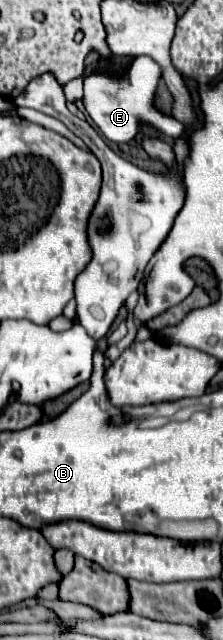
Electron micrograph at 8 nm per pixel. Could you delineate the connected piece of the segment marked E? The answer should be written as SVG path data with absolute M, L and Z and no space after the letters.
M136 56L128 70L122 76L114 76L108 72L96 72L84 78L84 108L88 116L94 120L98 130L116 144L130 142L138 134L142 126L152 126L168 138L178 138L184 134L184 126L154 108L154 92L162 70L148 56Z

